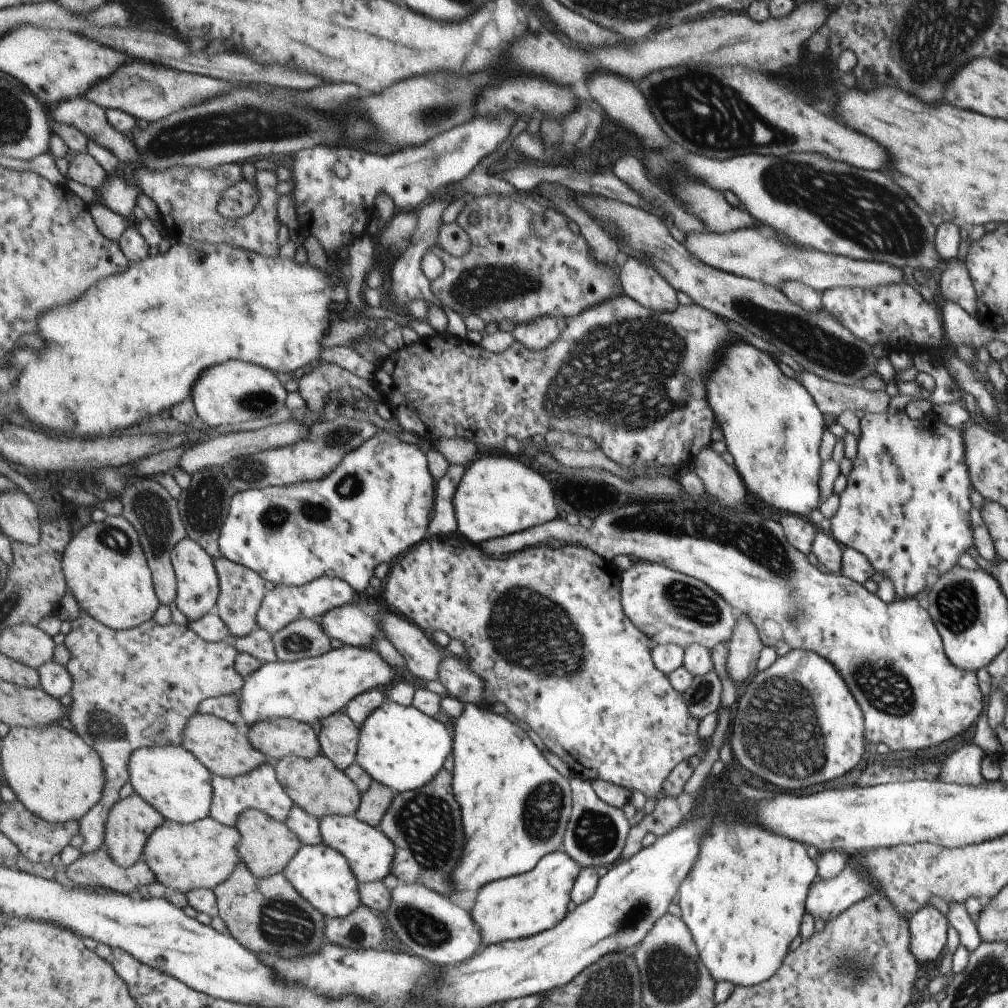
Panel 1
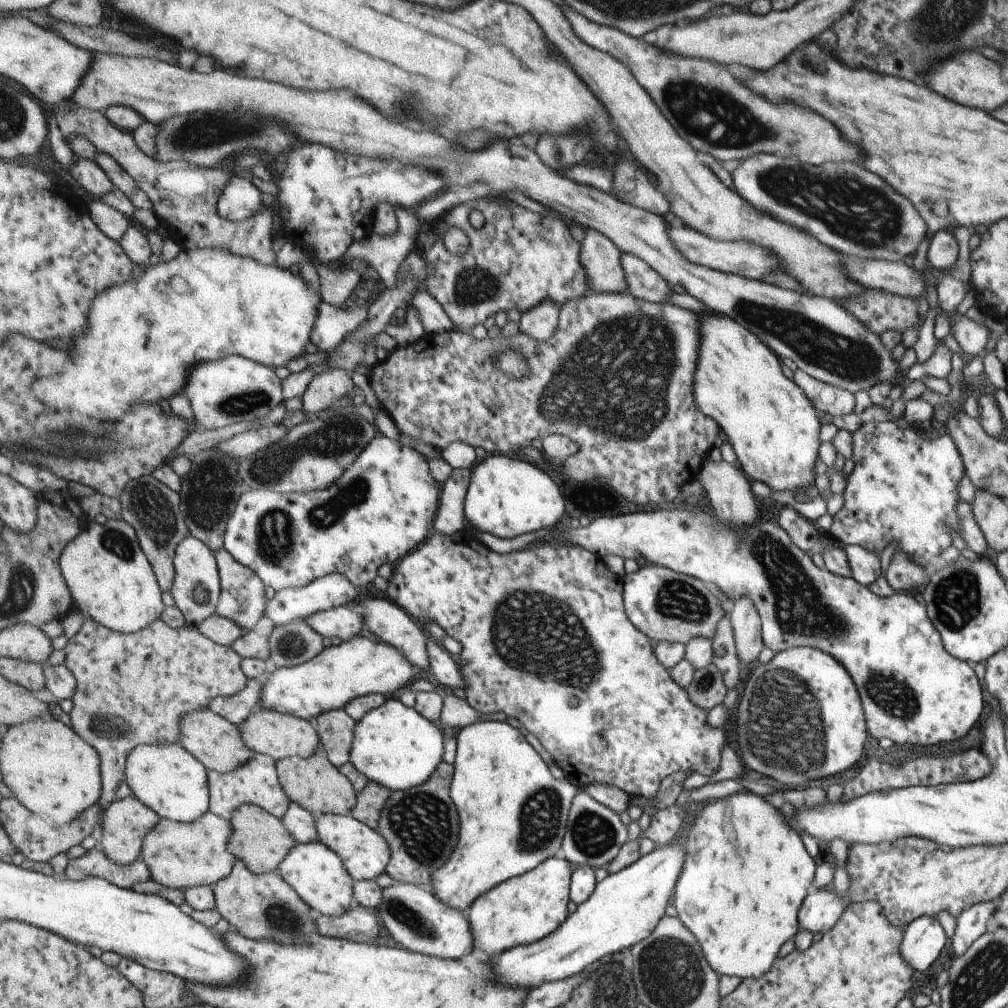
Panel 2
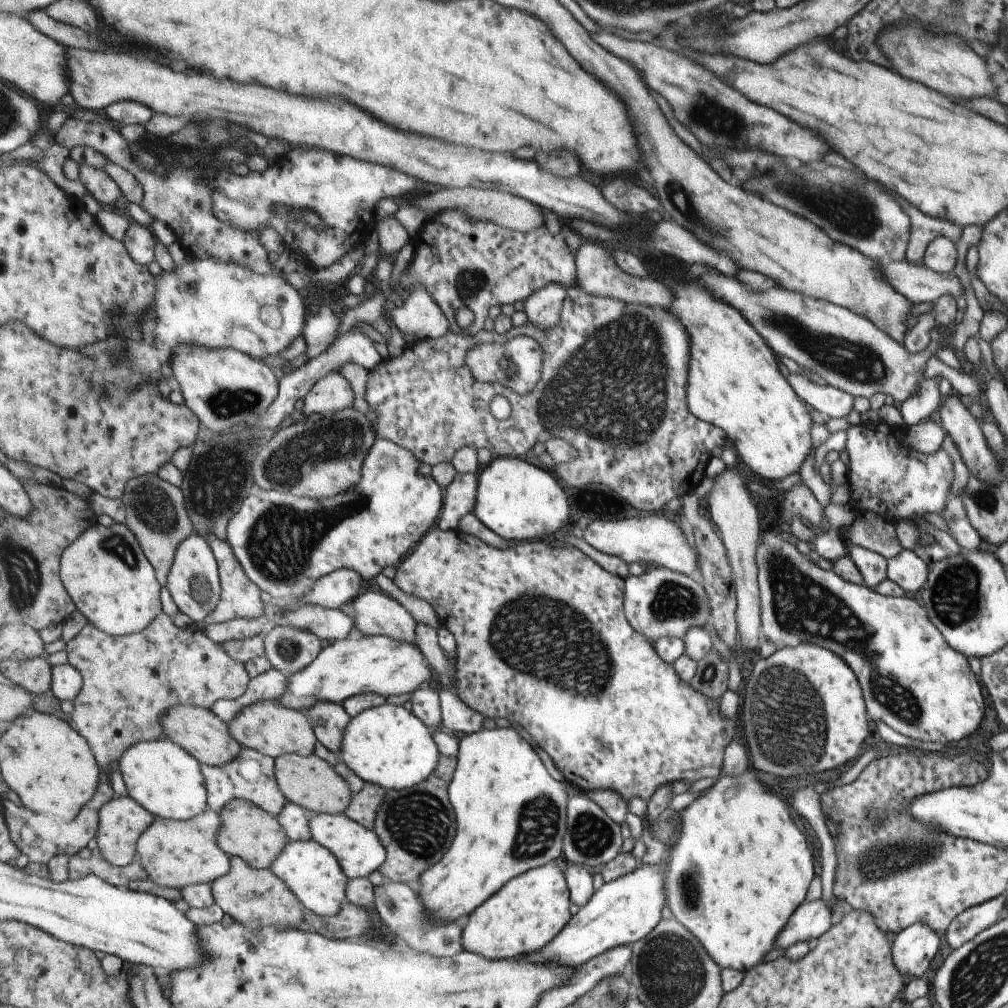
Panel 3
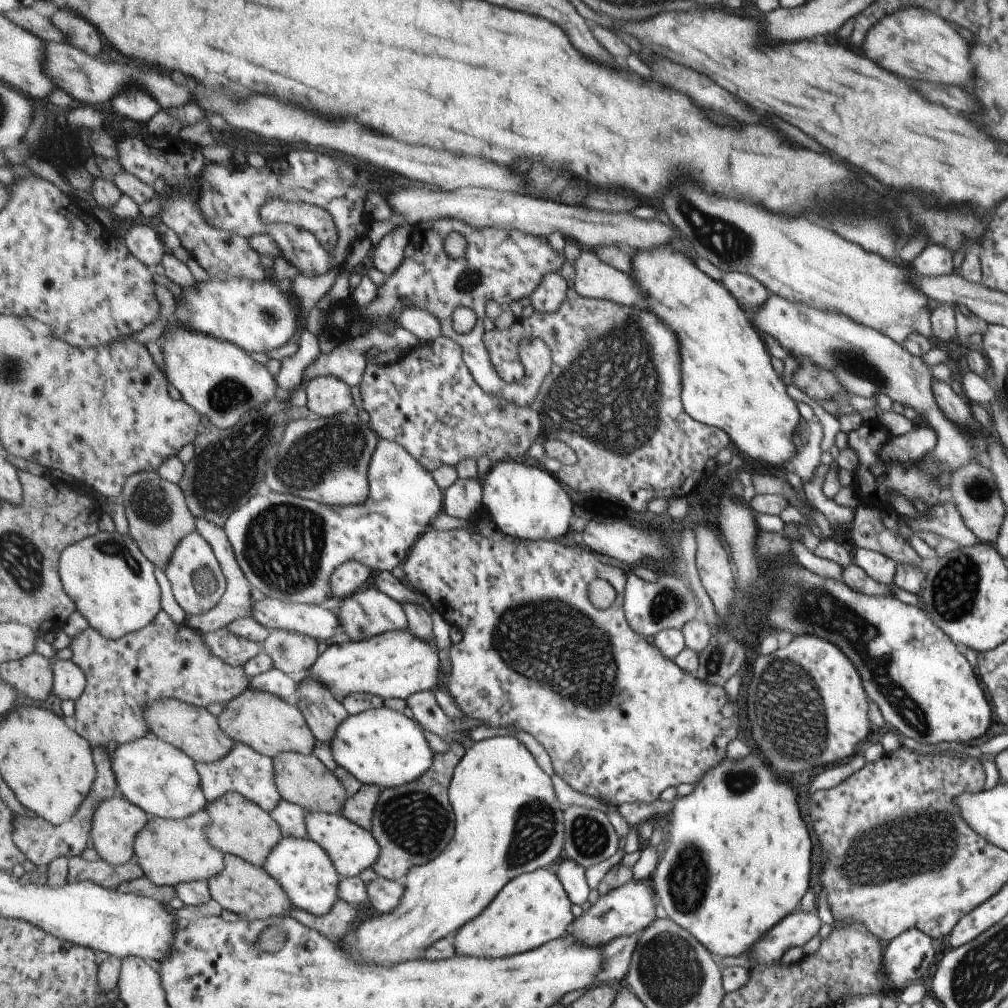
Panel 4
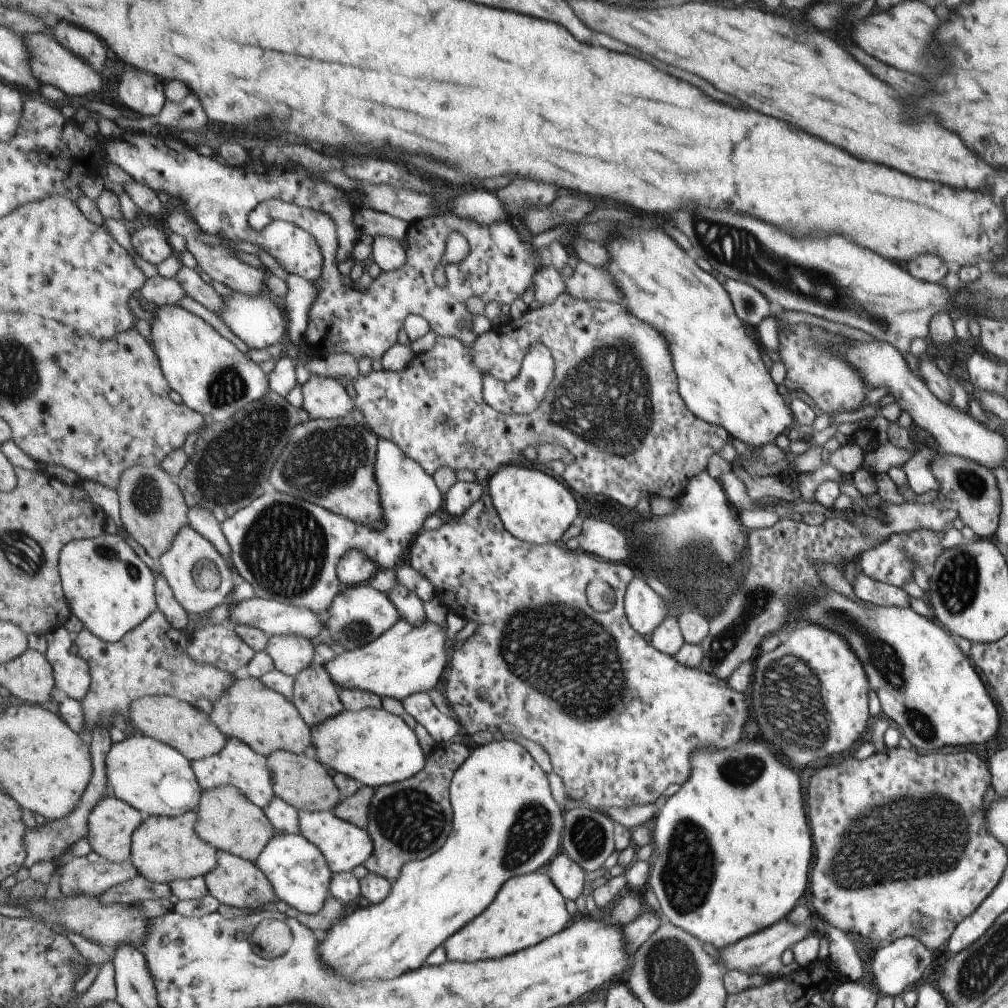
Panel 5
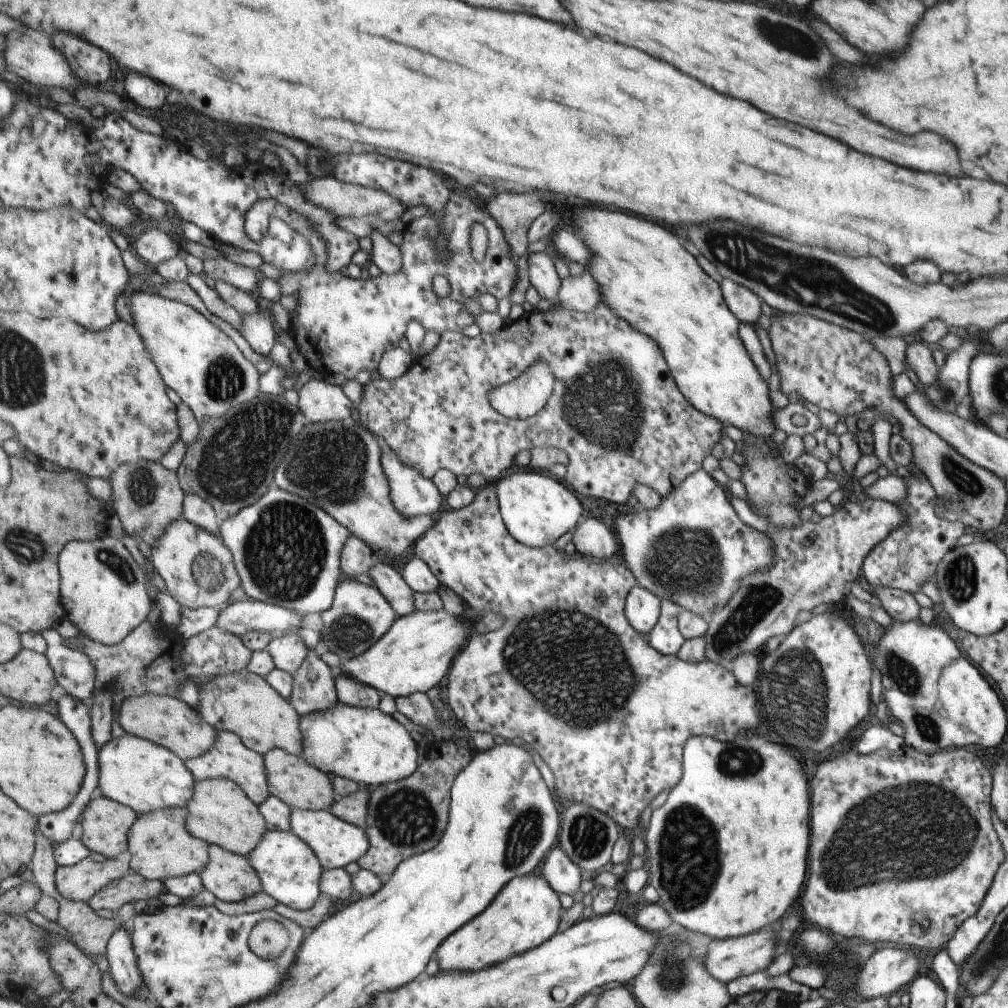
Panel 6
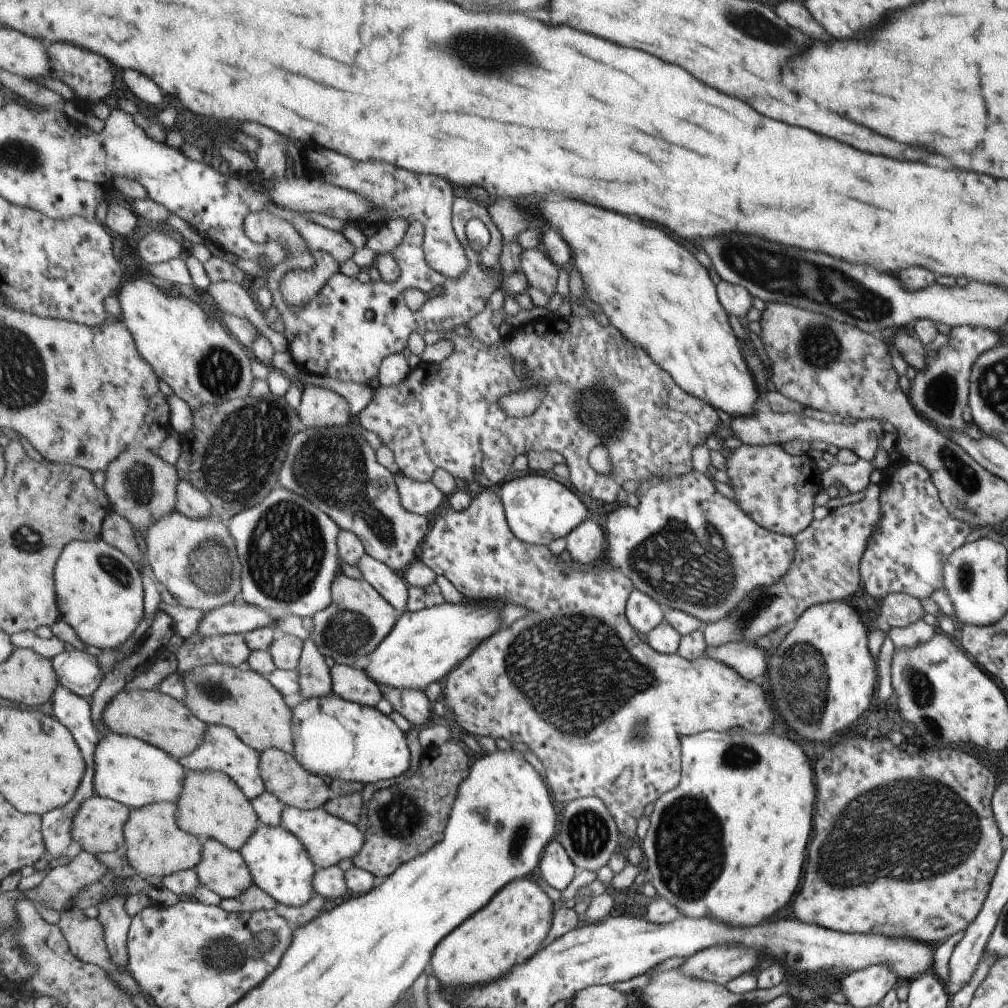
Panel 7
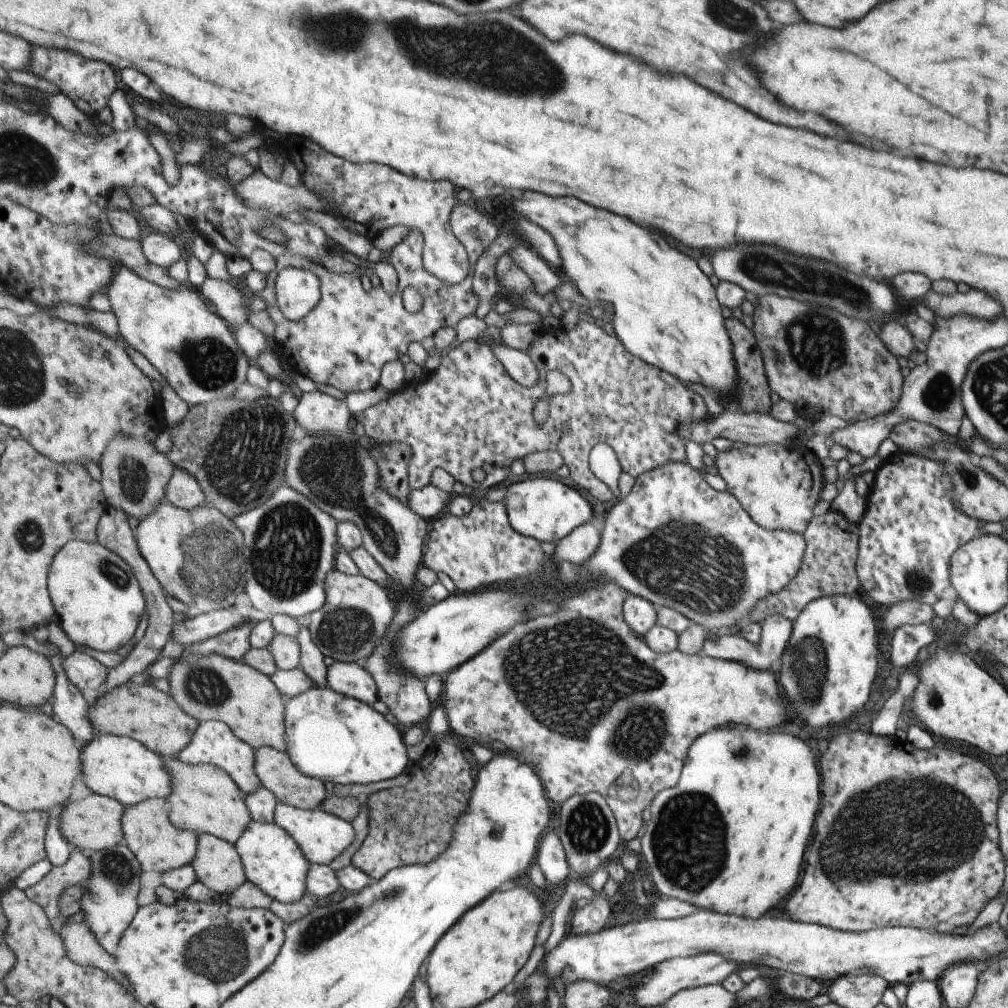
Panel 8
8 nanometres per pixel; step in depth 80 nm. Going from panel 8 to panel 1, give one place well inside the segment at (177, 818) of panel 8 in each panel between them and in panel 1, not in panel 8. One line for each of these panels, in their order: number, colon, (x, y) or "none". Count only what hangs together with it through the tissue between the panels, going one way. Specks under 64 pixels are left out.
1: (267, 845)
2: (261, 840)
3: (248, 831)
4: (239, 826)
5: (228, 819)
6: (221, 812)
7: (212, 805)

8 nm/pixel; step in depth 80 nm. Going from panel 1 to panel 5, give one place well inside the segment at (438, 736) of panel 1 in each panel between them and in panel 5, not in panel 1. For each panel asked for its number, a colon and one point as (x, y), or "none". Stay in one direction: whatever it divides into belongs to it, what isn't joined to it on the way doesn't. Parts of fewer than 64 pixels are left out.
2: (396, 746)
3: (389, 745)
4: (384, 747)
5: (375, 747)

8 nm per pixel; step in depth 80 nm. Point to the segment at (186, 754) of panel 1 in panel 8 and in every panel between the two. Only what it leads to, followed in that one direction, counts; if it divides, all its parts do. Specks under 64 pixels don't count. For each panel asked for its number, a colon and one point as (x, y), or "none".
2: (168, 778)
3: (167, 780)
4: (159, 777)
5: (154, 777)
6: (146, 776)
7: (129, 770)
8: (121, 767)

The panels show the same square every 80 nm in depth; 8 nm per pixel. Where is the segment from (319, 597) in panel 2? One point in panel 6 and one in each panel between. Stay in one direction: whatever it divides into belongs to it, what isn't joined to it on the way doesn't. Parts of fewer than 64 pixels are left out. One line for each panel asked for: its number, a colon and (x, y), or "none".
3: (339, 587)
4: (347, 579)
5: (356, 567)
6: (358, 557)

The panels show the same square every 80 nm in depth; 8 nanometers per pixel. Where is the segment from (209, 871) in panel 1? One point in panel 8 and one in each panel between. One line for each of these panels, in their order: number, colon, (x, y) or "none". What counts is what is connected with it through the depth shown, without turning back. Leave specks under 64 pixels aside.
2: (180, 855)
3: (175, 853)
4: (170, 851)
5: (164, 849)
6: (161, 847)
7: (156, 845)
8: (160, 846)

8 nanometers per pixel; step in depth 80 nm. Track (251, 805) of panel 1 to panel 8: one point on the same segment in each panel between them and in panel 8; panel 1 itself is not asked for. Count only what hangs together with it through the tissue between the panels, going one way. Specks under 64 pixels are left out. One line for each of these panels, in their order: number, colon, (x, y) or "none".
2: (257, 781)
3: (251, 775)
4: (244, 770)
5: (238, 764)
6: (231, 758)
7: (221, 749)
8: (215, 743)

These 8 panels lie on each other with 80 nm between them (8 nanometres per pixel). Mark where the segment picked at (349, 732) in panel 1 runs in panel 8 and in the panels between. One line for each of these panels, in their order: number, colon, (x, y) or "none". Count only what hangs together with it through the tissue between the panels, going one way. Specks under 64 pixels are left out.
2: (336, 728)
3: (330, 720)
4: (324, 712)
5: (316, 694)
6: (315, 689)
7: (315, 675)
8: (313, 660)

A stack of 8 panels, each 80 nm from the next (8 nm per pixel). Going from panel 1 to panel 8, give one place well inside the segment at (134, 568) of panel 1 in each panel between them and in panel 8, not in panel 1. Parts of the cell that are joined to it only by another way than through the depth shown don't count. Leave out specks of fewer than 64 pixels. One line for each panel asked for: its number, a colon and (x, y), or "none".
2: (112, 581)
3: (106, 571)
4: (114, 585)
5: (110, 589)
6: (103, 589)
7: (100, 591)
8: (99, 602)

